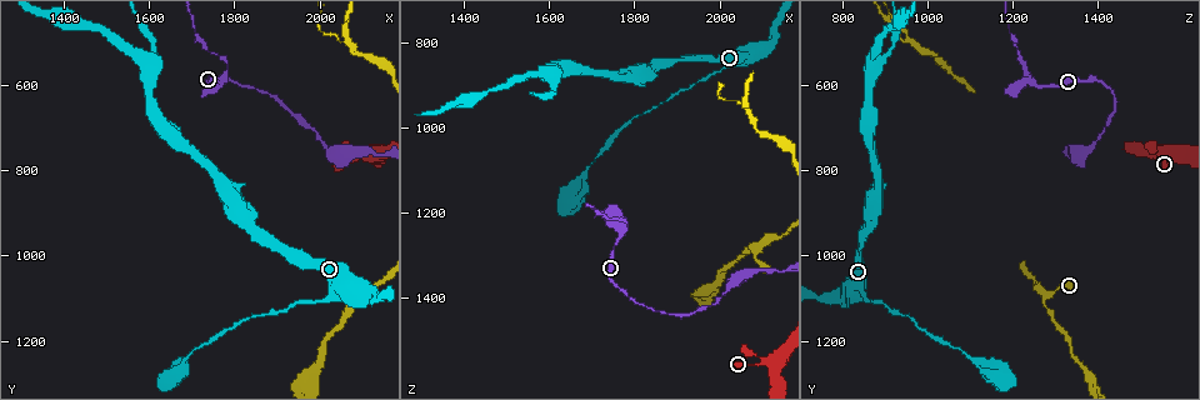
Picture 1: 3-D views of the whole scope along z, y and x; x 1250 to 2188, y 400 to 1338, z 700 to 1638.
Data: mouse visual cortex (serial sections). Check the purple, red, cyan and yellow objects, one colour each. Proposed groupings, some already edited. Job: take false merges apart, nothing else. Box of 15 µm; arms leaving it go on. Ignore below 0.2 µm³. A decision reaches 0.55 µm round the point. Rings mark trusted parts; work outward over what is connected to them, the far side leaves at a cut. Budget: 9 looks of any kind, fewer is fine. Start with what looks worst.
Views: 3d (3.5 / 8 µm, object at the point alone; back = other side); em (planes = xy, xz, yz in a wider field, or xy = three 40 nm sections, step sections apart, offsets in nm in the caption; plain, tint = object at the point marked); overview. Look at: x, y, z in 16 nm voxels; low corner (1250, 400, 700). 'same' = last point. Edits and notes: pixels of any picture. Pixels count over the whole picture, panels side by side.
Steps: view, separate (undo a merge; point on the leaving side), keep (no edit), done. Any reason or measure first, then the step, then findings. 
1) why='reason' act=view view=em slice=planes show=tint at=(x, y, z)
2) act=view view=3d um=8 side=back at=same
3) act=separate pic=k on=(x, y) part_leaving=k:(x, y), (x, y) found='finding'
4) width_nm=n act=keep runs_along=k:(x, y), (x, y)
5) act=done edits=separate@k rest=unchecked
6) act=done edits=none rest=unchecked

why='a narrow waist' act=view view=3d um=3.5 at=(2000, 1100, 865)

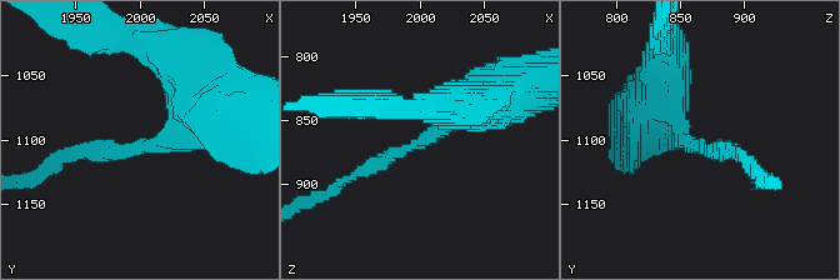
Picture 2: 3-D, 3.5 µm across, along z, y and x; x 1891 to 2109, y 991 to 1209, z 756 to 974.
act=keep found='one cell here'

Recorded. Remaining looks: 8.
why='a fork' act=view view=3d um=3.5 side=back at=(1770, 590, 1240)

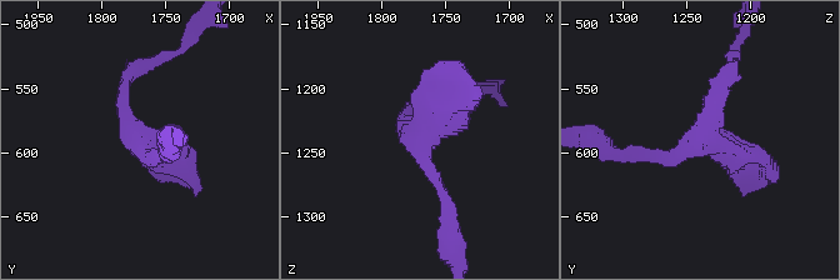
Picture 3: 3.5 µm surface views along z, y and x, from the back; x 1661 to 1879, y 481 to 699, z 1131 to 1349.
act=view view=em slice=xy step=5 show=tint at=(1772, 592, 1244)

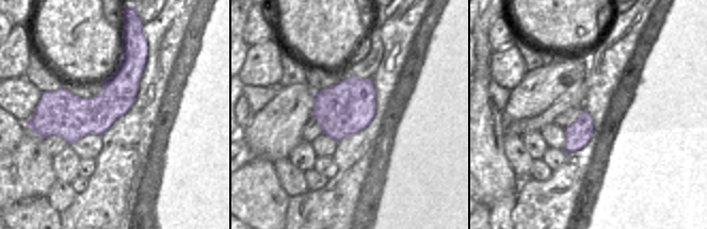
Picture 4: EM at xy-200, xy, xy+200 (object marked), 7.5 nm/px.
act=view view=em slice=xy step=3 show=tint at=same

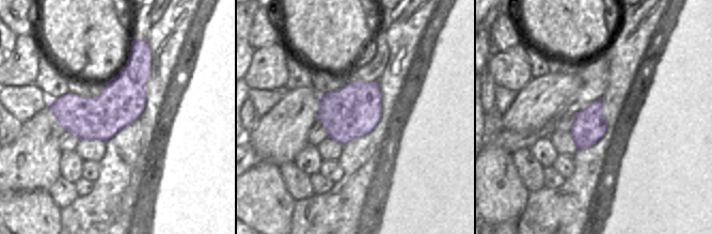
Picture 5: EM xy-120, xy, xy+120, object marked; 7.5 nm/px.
act=keep runs_along=3:(628, 155), (675, 155), (695, 140), (761, 163) found='all the same cell'

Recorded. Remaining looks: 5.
why='sharp bend' act=view view=3d um=8 at=(2080, 1100, 1275)

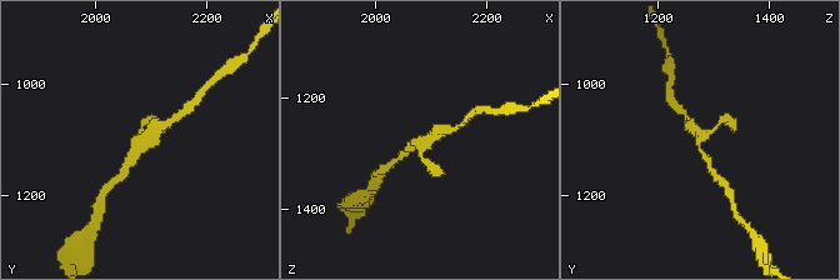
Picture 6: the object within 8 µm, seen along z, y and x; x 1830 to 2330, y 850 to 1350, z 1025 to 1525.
act=view view=3d um=3.5 at=(2085, 1100, 1270)

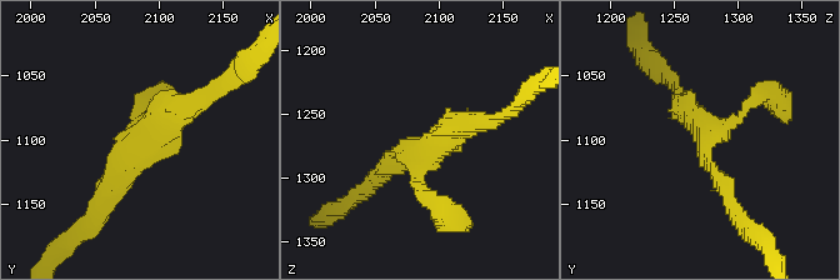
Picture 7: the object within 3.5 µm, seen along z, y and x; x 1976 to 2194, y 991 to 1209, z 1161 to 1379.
act=keep runs_along=7:(148, 94), (133, 159), (98, 209) found='continuous, no second cell'

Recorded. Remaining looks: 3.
why='three arms meet' act=view view=3d um=3.5 side=back at=(1585, 540, 875)

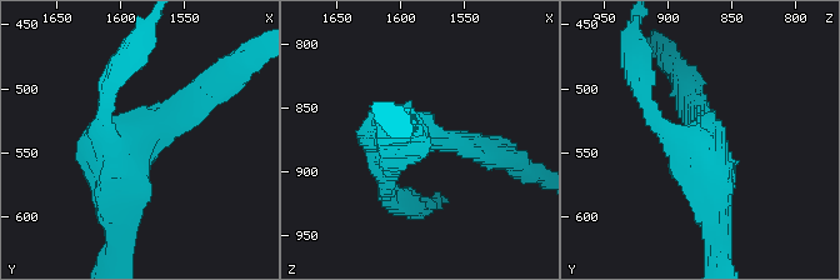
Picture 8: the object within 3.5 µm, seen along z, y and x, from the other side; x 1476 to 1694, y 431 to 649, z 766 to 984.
arms=3 arm_widths_nm=200,300,400 act=view view=em slice=xy step=3 show=tint at=same

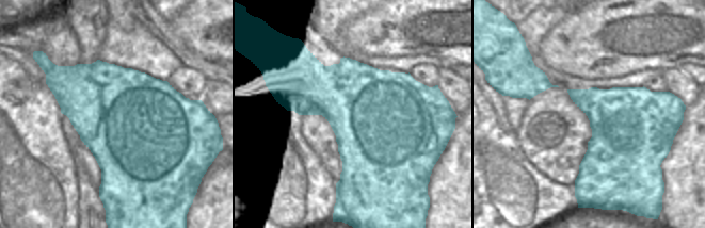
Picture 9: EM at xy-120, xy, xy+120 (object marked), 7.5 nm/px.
act=keep runs_along=8:(121, 239), (121, 150), (190, 100) found='continuous, no second cell'

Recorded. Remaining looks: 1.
act=done edits=none rest=unchecked

